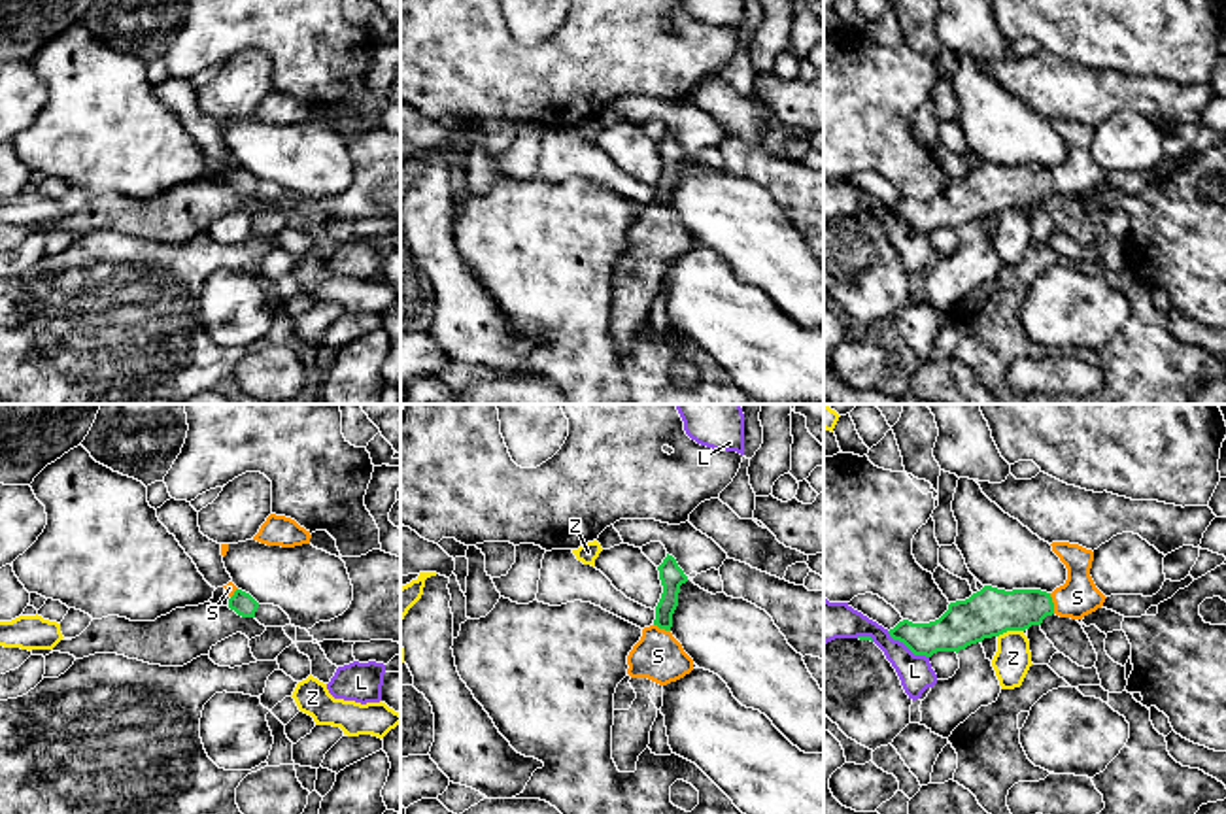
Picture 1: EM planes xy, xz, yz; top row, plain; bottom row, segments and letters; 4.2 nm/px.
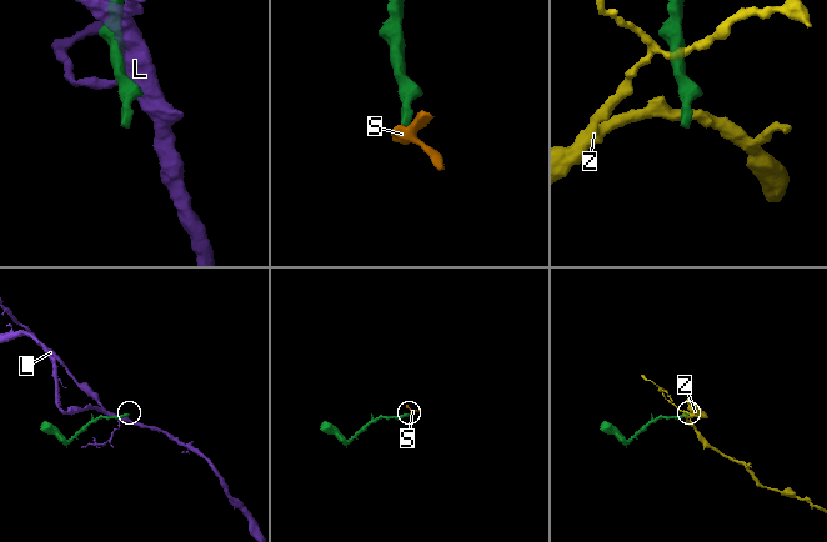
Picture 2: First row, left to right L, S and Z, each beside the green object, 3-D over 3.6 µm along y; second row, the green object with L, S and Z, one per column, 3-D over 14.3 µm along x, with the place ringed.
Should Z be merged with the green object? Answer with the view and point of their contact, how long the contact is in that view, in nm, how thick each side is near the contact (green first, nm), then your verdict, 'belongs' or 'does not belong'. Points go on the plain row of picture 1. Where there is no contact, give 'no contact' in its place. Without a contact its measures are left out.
yz (1009, 206) | 120 nm | 200/160 nm | does not belong

